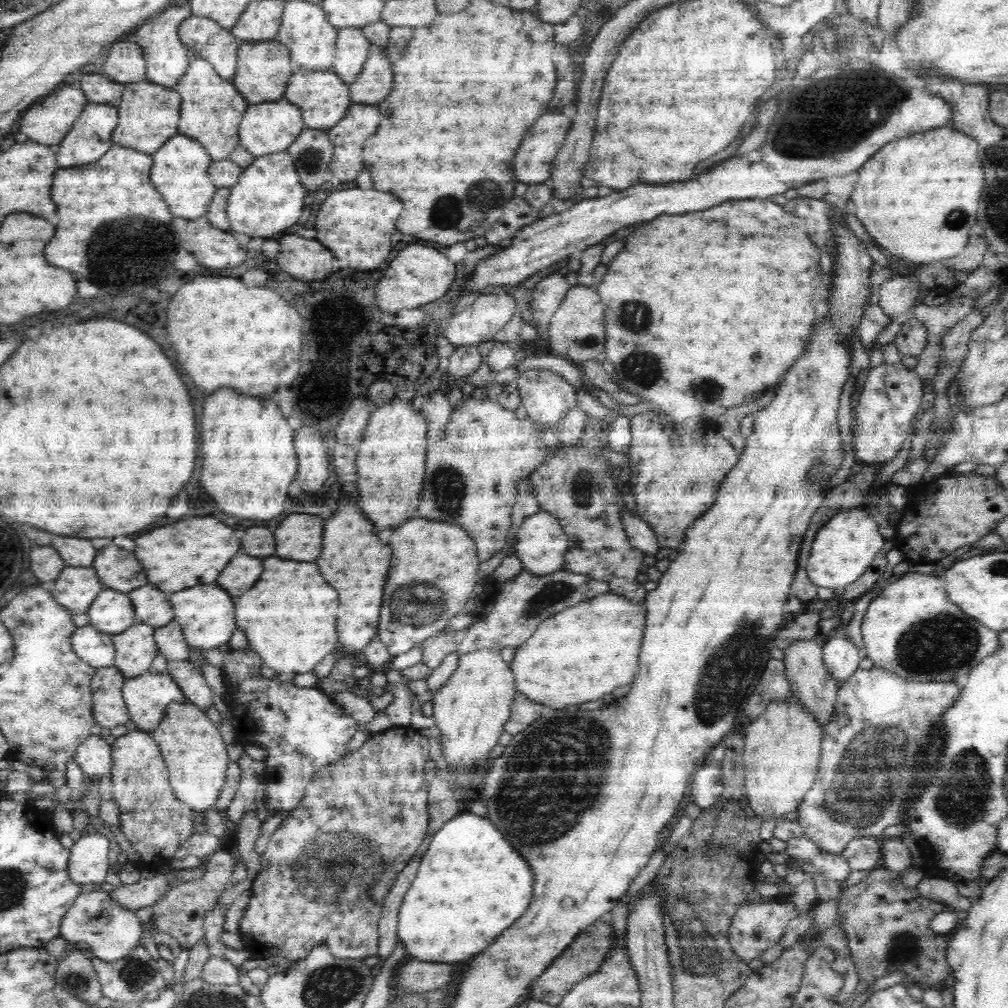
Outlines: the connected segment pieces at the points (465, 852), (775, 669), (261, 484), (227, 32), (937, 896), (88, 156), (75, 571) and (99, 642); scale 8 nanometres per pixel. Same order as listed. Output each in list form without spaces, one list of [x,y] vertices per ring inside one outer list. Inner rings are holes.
[[[472,812],[446,822],[431,836],[430,848],[421,857],[420,870],[398,912],[398,936],[407,954],[430,963],[454,963],[488,948],[508,926],[512,926],[532,902],[534,874],[528,862],[512,848],[502,832],[486,818]]]
[[[771,659],[765,667],[759,684],[744,705],[746,716],[752,721],[766,712],[772,701],[788,702],[793,697],[787,680],[785,663]]]
[[[226,388],[208,396],[202,414],[202,456],[202,486],[220,510],[232,516],[260,520],[270,520],[284,512],[288,488],[298,472],[298,458],[294,452],[294,430],[272,400],[244,396]]]
[[[190,16],[186,18],[179,28],[180,40],[188,46],[191,56],[206,59],[214,70],[224,79],[233,81],[236,74],[238,50],[243,43],[237,39],[231,29],[221,27],[215,20],[205,16]]]
[[[939,873],[922,878],[916,887],[923,898],[942,903],[963,913],[972,906],[974,901],[961,896],[955,883],[945,879]]]
[[[88,103],[80,113],[78,120],[60,141],[58,150],[58,164],[62,168],[70,168],[76,164],[88,164],[102,158],[113,146],[112,132],[118,126],[118,108],[112,104]]]
[[[65,566],[54,581],[54,589],[51,593],[56,603],[67,608],[71,615],[80,615],[87,612],[94,598],[103,588],[94,568]]]
[[[89,624],[77,628],[71,637],[71,644],[74,653],[84,660],[84,663],[97,669],[114,666],[115,649],[112,635],[99,632]]]

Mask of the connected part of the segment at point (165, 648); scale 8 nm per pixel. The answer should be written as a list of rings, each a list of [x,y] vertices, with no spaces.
[[[172,621],[167,626],[156,628],[154,639],[159,653],[168,661],[189,661],[191,647],[186,643],[184,634],[176,621]]]

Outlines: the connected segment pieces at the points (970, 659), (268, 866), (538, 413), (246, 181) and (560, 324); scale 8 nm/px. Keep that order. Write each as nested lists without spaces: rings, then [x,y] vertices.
[[[904,572],[899,578],[886,586],[880,596],[870,600],[866,608],[865,618],[861,627],[864,645],[868,658],[873,666],[883,668],[916,682],[959,682],[964,684],[970,670],[982,663],[987,656],[995,654],[1001,648],[999,634],[980,625],[960,607],[948,598],[946,583],[942,576],[924,575]]]
[[[411,724],[394,725],[383,733],[372,735],[360,748],[357,748],[356,752],[347,755],[340,763],[326,766],[314,774],[300,804],[291,811],[282,812],[284,815],[280,827],[272,833],[266,850],[261,854],[261,868],[250,888],[252,897],[249,907],[240,921],[240,935],[245,944],[245,952],[250,952],[252,959],[282,956],[293,962],[303,959],[311,951],[310,948],[314,948],[320,942],[326,942],[330,953],[338,958],[364,959],[378,954],[378,940],[380,940],[378,926],[384,902],[387,900],[386,894],[394,886],[399,872],[402,872],[404,866],[412,860],[412,856],[416,854],[416,850],[419,850],[419,846],[428,835],[428,782],[424,779],[425,764],[428,761],[430,761],[428,738],[420,734],[420,731]]]
[[[532,369],[525,371],[518,375],[515,383],[519,388],[521,396],[520,405],[527,410],[527,416],[543,428],[550,426],[555,431],[562,418],[566,416],[566,412],[580,406],[578,396],[576,395],[578,389],[566,381],[564,377],[550,372],[550,370]]]
[[[286,151],[255,157],[254,163],[243,169],[240,180],[230,188],[226,204],[231,229],[256,238],[277,238],[282,230],[296,224],[304,208],[306,188],[300,184],[296,165]]]
[[[579,284],[571,286],[548,326],[549,346],[552,347],[553,353],[573,364],[590,359],[602,359],[606,344],[604,312],[605,308],[598,295],[598,289]]]

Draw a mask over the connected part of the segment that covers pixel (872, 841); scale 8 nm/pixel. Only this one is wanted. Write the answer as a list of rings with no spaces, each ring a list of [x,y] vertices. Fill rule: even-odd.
[[[864,836],[848,843],[841,854],[852,870],[869,870],[878,868],[882,863],[881,843],[876,837]]]

